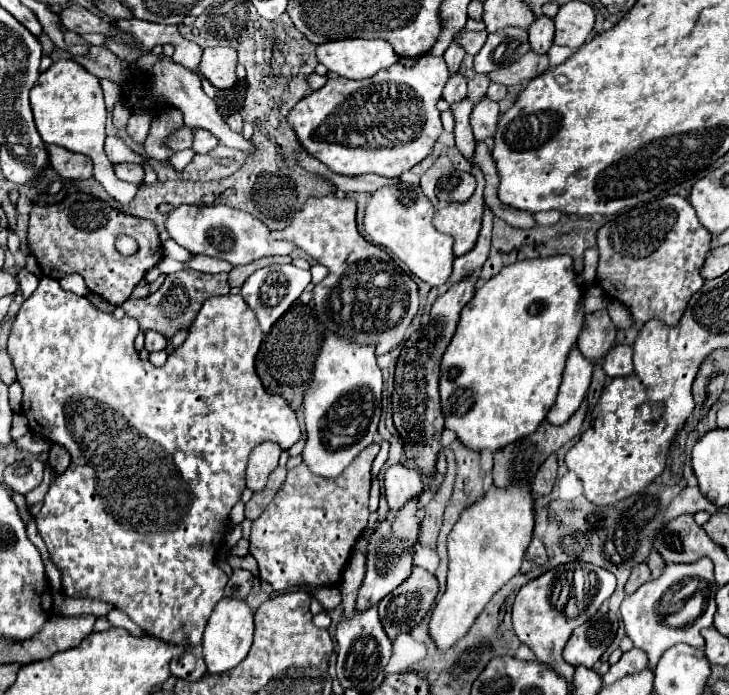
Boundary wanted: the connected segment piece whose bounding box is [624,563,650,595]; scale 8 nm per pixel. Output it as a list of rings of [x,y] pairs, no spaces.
[[[646,563],[636,565],[636,571],[632,571],[632,573],[630,573],[630,579],[628,579],[626,587],[624,587],[626,595],[634,593],[634,591],[636,591],[640,585],[644,585],[648,579],[650,579],[650,569],[648,569],[648,565],[646,565]]]

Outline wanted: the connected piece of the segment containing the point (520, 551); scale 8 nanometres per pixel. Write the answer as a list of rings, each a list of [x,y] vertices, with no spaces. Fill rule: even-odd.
[[[492,485],[480,501],[464,509],[460,521],[448,535],[448,585],[432,611],[428,627],[438,649],[444,651],[464,637],[492,595],[520,571],[524,553],[532,541],[532,531],[534,497],[530,485]]]

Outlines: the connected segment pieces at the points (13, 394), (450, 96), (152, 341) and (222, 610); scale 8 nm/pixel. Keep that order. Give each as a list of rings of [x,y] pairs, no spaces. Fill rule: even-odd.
[[[16,381],[16,383],[10,385],[10,407],[12,407],[14,413],[20,411],[20,403],[22,403],[22,387],[20,387],[20,383]]]
[[[460,73],[450,75],[442,97],[448,105],[454,105],[454,103],[460,103],[462,99],[466,99],[466,79]]]
[[[146,331],[144,333],[146,337],[146,349],[152,353],[152,351],[164,351],[166,345],[168,345],[168,339],[156,331]]]
[[[222,597],[208,619],[202,641],[208,673],[222,673],[236,667],[248,655],[252,647],[252,637],[254,637],[254,611],[242,599]]]

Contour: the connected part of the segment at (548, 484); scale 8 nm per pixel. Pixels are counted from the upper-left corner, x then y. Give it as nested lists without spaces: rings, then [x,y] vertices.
[[[550,455],[538,469],[536,477],[534,477],[534,493],[536,495],[548,495],[554,487],[554,481],[556,481],[556,473],[558,473],[558,459],[556,455]]]

